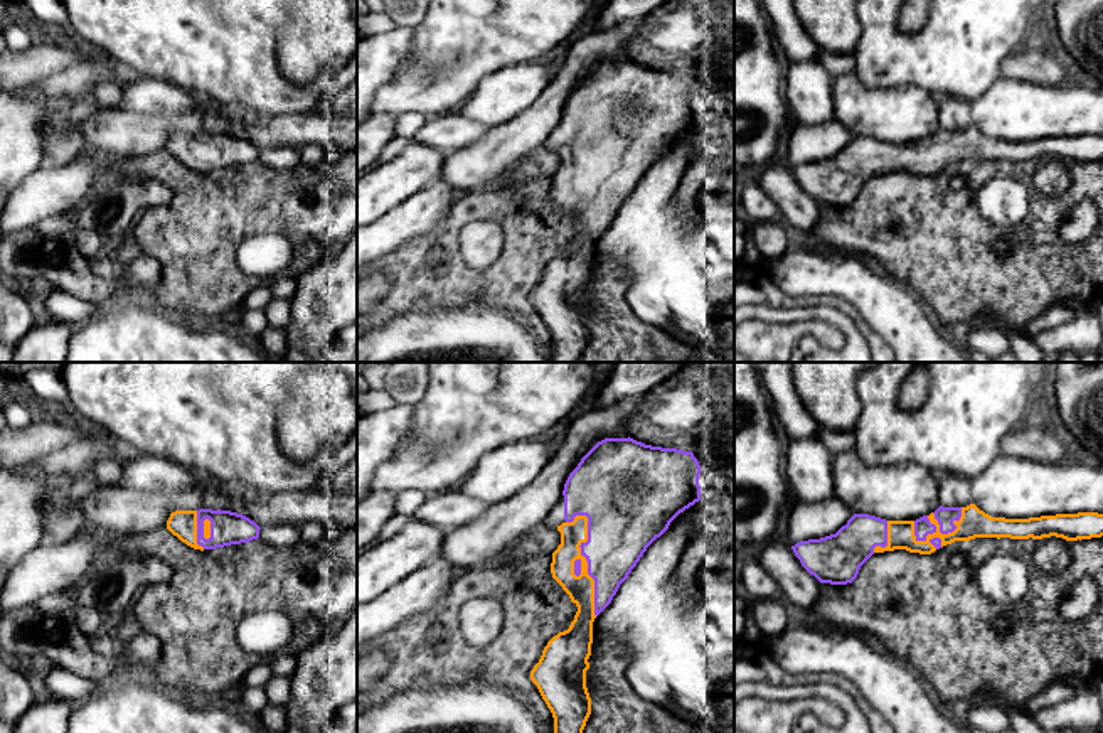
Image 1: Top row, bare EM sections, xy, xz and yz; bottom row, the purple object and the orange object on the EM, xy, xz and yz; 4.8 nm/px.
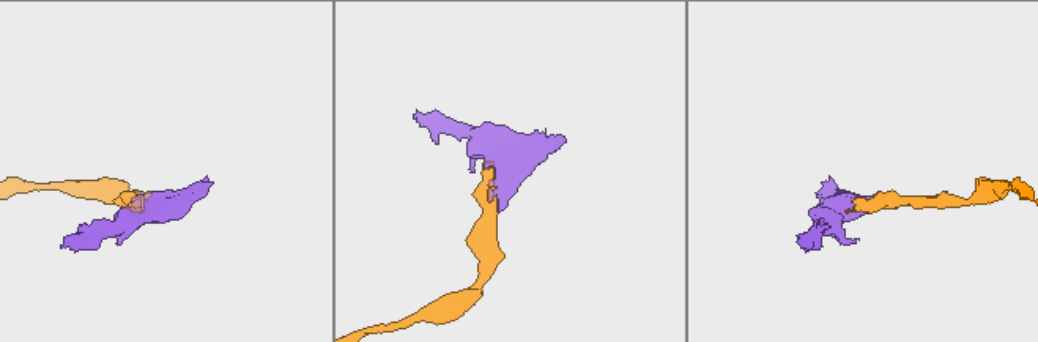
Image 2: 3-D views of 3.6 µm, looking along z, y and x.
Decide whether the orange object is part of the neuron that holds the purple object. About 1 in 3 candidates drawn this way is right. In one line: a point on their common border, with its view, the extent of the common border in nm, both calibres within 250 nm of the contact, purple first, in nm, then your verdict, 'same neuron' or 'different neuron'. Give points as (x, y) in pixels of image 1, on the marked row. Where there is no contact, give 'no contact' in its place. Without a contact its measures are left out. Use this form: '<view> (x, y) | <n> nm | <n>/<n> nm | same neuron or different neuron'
xz (586, 560) | 500 nm | 340/130 nm | same neuron

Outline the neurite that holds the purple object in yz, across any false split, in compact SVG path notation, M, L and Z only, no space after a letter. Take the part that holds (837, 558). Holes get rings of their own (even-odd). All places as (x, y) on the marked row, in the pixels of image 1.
M975 504L967 507L940 506L930 516L923 516L916 521L886 521L869 514L854 514L835 534L820 539L800 541L791 546L791 549L802 566L820 583L847 585L857 578L861 566L874 553L906 549L909 553L931 554L955 541L970 541L975 538L1042 539L1051 536L1063 538L1066 541L1101 538L1103 514L1078 512L1029 519L1005 519L992 517L980 511Z

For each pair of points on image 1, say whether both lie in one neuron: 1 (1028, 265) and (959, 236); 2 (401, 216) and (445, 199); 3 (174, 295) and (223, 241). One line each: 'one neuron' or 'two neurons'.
1: one neuron
2: one neuron
3: one neuron

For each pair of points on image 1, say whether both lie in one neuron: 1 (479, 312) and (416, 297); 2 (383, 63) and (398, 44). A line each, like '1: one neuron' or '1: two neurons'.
1: two neurons
2: one neuron

